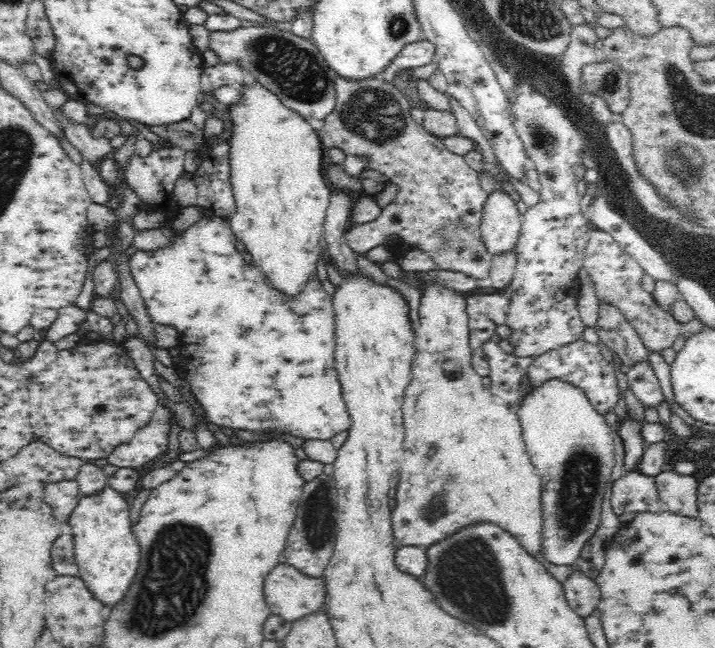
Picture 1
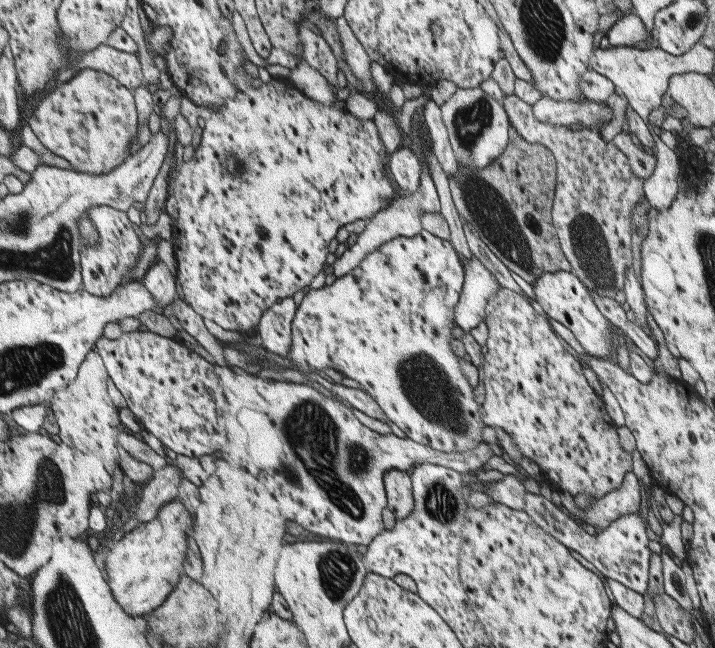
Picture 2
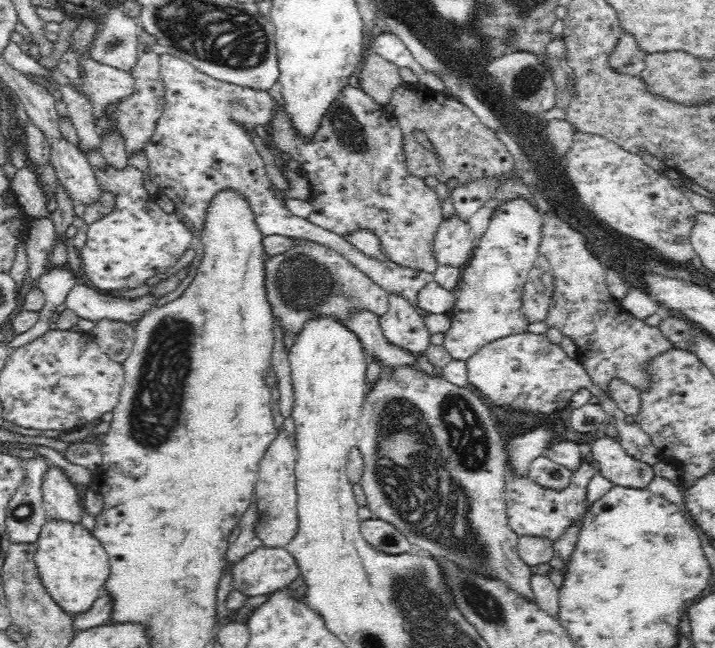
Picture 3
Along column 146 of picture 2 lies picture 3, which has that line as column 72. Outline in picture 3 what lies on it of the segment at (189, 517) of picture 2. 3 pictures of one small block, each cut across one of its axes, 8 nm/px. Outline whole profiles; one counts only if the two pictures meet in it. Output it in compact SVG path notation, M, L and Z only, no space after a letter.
M49 519L42 526L35 563L48 594L64 611L77 615L87 611L106 586L109 556L100 541L80 523Z

